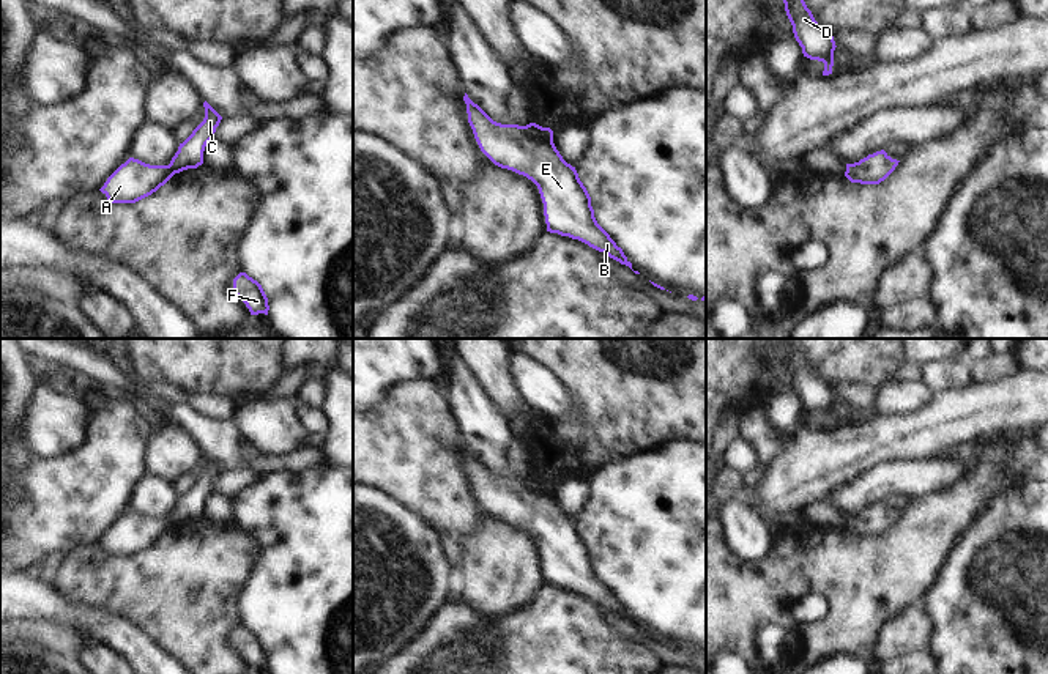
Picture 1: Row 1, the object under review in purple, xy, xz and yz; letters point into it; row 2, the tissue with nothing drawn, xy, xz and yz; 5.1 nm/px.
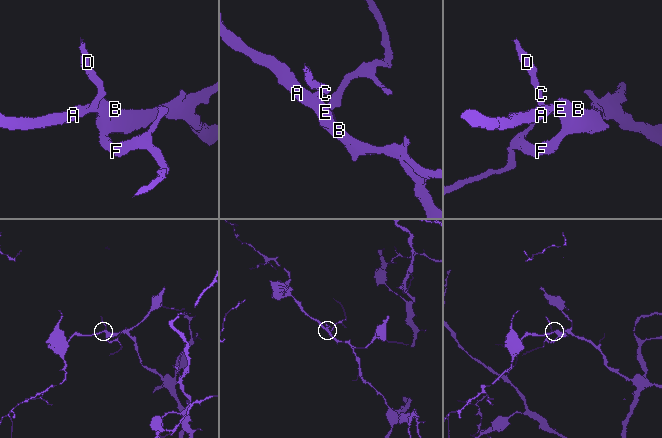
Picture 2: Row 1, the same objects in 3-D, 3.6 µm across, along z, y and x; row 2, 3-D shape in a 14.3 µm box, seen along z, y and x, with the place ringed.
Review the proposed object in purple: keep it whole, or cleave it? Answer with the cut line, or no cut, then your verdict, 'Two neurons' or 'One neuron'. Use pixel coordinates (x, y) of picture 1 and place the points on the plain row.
Split along xz (522, 479), (535, 492), (552, 495). Two neurons

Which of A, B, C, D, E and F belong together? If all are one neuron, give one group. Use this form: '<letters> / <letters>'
A B E F / C D

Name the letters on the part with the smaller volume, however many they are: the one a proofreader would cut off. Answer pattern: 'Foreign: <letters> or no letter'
Foreign: C, D

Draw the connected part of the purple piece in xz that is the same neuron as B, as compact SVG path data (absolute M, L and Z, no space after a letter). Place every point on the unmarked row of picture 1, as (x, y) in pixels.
M465 446L468 476L481 504L498 520L531 532L541 546L547 584L578 592L632 622L622 602L597 576L591 550L553 494L539 494L523 479L493 474Z

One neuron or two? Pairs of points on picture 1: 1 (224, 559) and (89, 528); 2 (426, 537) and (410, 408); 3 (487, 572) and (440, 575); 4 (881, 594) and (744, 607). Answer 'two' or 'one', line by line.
1: two
2: two
3: two
4: one

